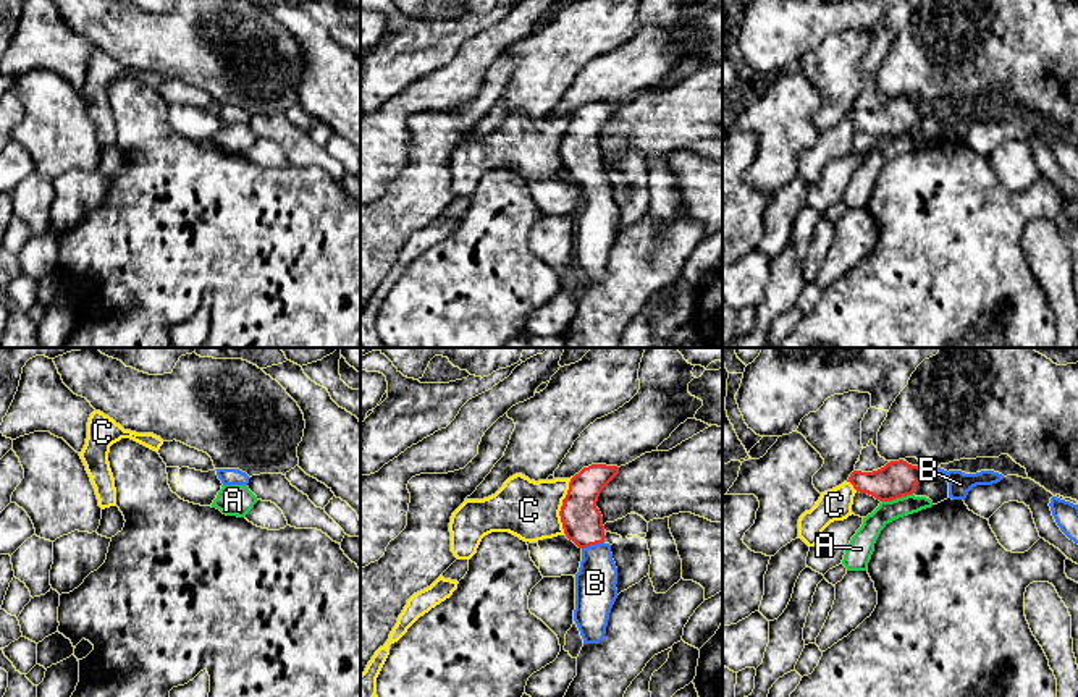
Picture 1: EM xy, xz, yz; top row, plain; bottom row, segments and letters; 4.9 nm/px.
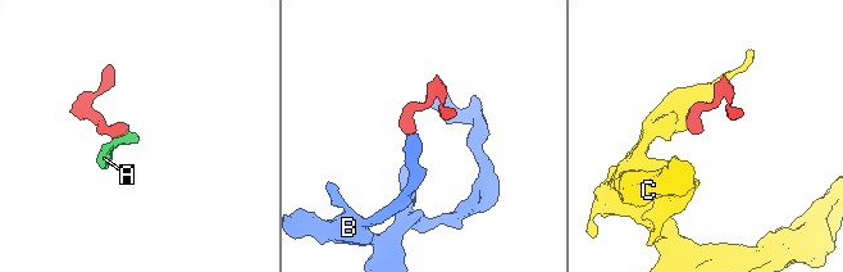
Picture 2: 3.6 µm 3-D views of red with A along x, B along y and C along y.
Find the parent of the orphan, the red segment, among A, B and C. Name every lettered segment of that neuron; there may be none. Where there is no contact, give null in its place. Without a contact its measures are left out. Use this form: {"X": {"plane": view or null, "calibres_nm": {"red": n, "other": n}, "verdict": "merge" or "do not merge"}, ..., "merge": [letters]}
{"A": {"plane": "yz", "calibres_nm": {"red": 180, "other": 110}, "verdict": "do not merge"}, "B": {"plane": "xz", "calibres_nm": {"red": 200, "other": 200}, "verdict": "merge"}, "C": {"plane": "xz", "calibres_nm": {"red": 200, "other": 300}, "verdict": "do not merge"}, "merge": ["B"]}

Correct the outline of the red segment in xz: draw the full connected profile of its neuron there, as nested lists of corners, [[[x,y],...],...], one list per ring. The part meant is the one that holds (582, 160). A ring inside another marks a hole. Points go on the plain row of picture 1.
[[[592,102],[569,120],[559,149],[564,171],[582,188],[575,212],[574,259],[583,281],[604,277],[611,246],[617,236],[617,205],[604,180],[603,154],[596,146],[601,128],[619,112],[617,103]]]

